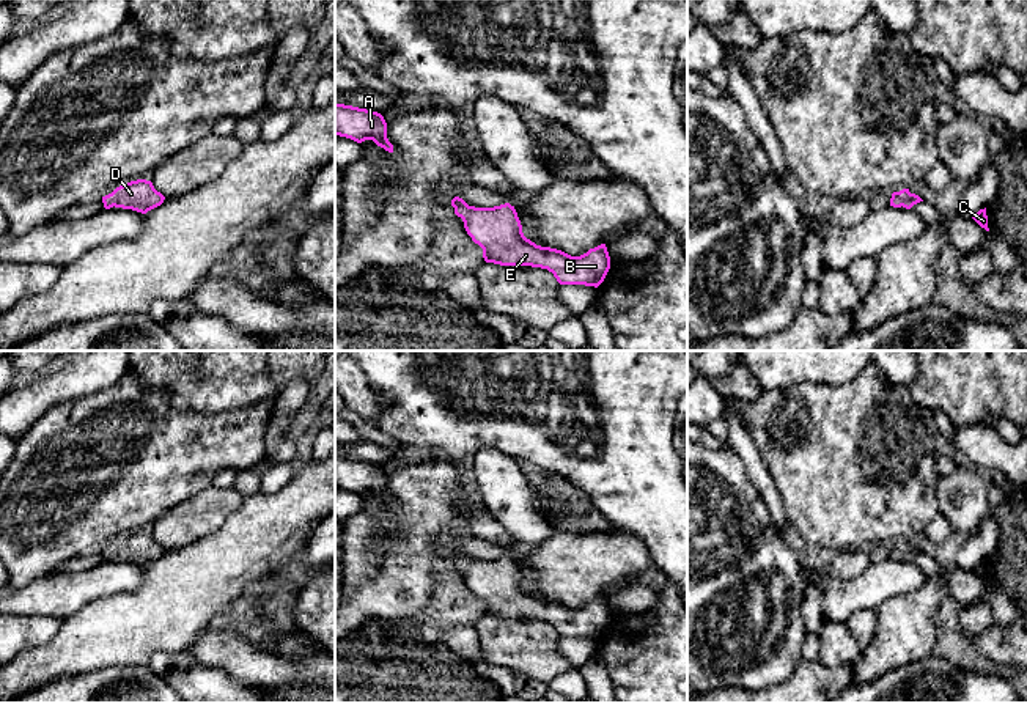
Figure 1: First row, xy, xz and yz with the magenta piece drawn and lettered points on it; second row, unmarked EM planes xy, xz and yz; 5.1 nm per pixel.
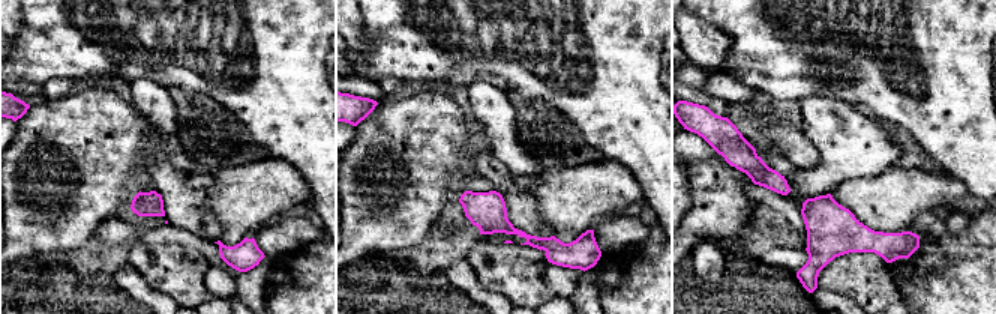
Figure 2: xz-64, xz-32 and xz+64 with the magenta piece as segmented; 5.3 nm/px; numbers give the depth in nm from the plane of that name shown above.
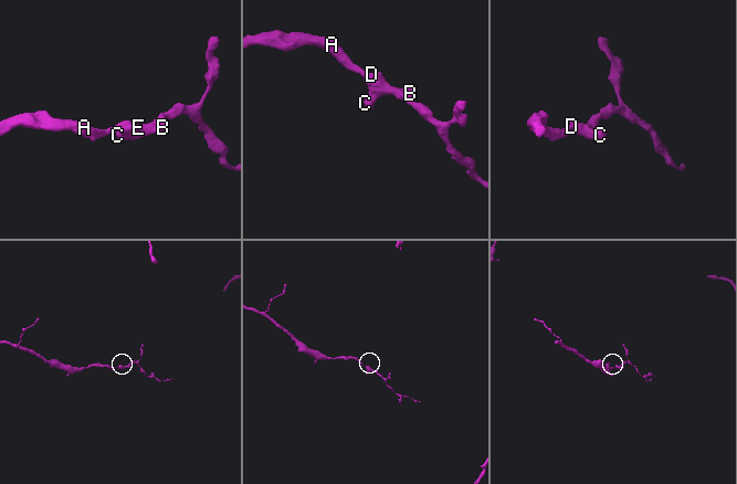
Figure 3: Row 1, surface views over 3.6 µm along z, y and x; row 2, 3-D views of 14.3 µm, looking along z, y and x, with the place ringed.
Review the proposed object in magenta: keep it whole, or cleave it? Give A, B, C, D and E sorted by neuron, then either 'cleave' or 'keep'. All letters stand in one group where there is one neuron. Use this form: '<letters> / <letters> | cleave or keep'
A B C D E | keep

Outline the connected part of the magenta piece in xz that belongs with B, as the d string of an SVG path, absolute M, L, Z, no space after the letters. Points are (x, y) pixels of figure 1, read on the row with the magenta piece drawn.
M462 198L451 200L455 214L462 219L467 234L483 248L486 263L500 266L532 266L547 269L560 285L585 285L598 288L609 269L610 256L606 244L590 248L580 256L541 247L527 239L514 206L469 206Z

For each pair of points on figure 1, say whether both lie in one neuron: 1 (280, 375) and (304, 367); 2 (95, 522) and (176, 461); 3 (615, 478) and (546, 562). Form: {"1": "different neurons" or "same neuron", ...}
{"1": "same neuron", "2": "same neuron", "3": "different neurons"}

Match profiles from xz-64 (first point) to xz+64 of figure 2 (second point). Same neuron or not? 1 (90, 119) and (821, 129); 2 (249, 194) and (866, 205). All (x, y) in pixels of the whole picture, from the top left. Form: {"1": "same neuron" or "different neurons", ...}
{"1": "different neurons", "2": "same neuron"}

